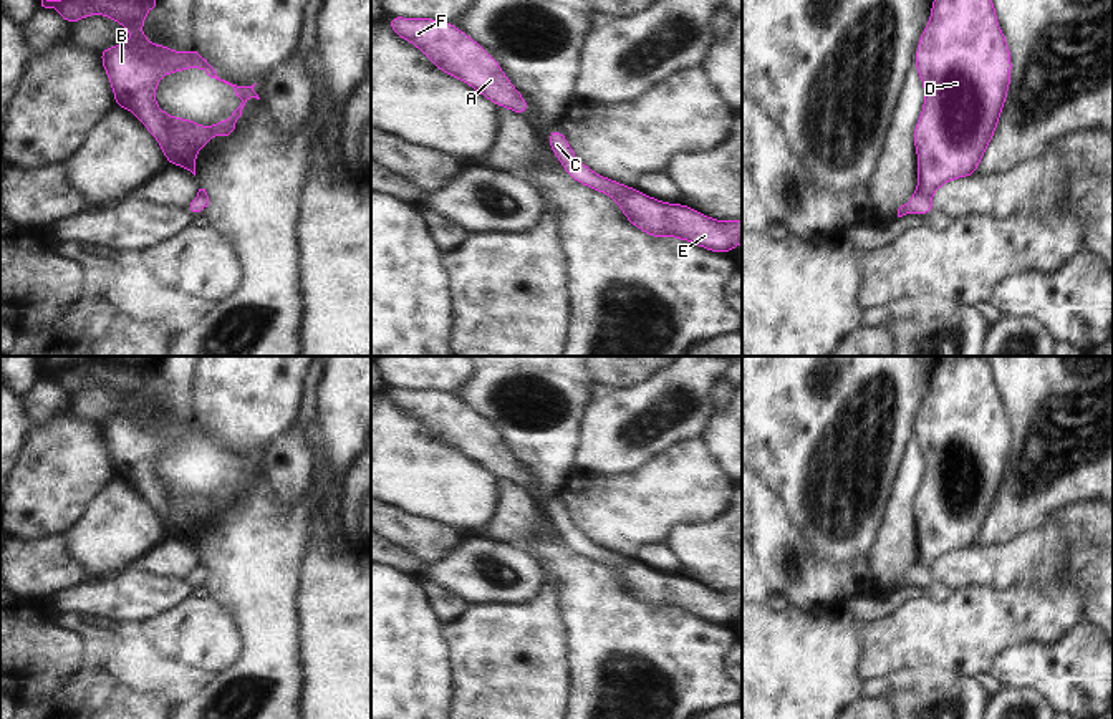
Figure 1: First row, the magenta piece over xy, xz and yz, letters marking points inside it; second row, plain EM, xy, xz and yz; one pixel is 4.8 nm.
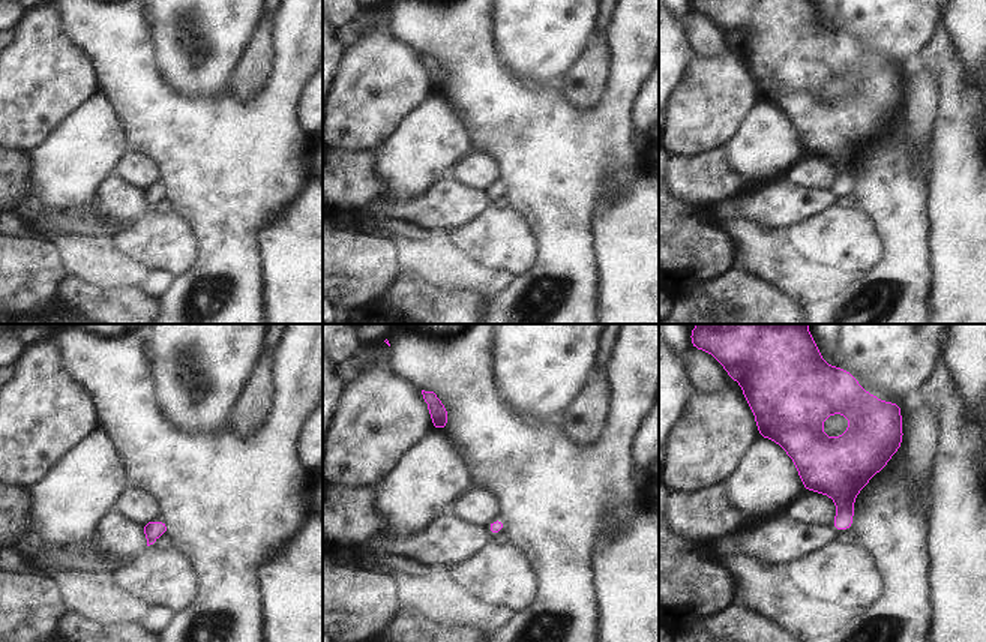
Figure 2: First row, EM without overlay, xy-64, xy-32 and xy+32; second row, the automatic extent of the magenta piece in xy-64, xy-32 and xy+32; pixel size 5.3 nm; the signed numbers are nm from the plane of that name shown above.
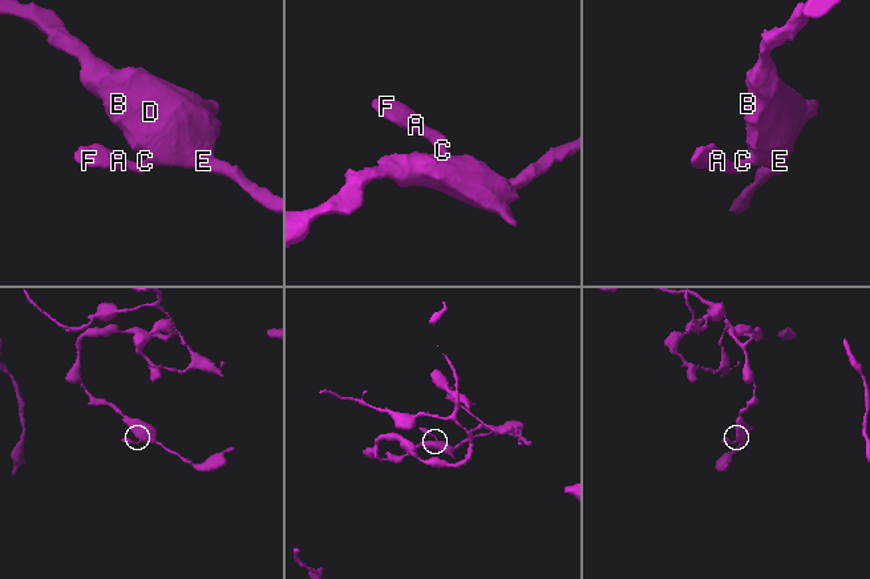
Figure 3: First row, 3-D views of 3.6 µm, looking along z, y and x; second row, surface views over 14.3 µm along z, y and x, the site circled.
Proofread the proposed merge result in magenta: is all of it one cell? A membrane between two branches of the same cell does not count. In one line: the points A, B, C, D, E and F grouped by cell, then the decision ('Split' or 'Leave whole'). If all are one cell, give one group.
Groups: A B C D E F. Leave whole.

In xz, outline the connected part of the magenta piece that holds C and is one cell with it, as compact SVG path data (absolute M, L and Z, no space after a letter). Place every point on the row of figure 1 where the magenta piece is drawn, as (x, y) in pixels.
M558 126L547 133L547 139L566 176L585 187L610 195L626 220L649 237L686 240L714 253L732 253L742 242L742 220L717 220L687 204L658 200L634 186L629 187L595 172L575 156Z

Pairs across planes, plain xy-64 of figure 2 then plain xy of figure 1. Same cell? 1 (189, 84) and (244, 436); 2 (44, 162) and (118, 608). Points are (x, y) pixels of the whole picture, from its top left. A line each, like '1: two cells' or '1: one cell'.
1: one cell
2: two cells

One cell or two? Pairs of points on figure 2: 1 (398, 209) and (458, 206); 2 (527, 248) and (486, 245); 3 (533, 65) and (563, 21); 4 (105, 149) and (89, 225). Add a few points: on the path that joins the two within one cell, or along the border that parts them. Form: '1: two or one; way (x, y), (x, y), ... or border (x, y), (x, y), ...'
1: one; way (413, 209), (443, 206)
2: one; way (517, 248), (497, 245)
3: one; way (538, 54), (538, 47), (553, 32)
4: one; way (86, 168), (81, 173), (81, 206)

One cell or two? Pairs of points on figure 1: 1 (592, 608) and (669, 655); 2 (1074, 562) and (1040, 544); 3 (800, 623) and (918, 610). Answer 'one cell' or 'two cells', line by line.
1: one cell
2: one cell
3: two cells

